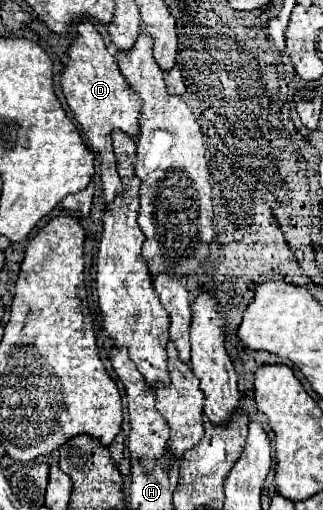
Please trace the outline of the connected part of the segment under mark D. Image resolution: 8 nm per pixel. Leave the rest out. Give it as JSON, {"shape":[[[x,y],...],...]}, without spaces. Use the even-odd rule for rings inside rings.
{"shape":[[[81,20],[77,24],[77,36],[69,46],[67,58],[69,60],[61,70],[61,88],[71,112],[75,114],[75,120],[81,124],[83,134],[91,144],[91,150],[95,150],[101,158],[103,198],[109,204],[121,188],[121,178],[119,178],[116,158],[113,154],[111,132],[119,128],[129,136],[137,136],[141,100],[139,100],[139,94],[127,84],[123,74],[119,72],[119,66],[115,58],[107,52],[99,30],[89,20]]]}

